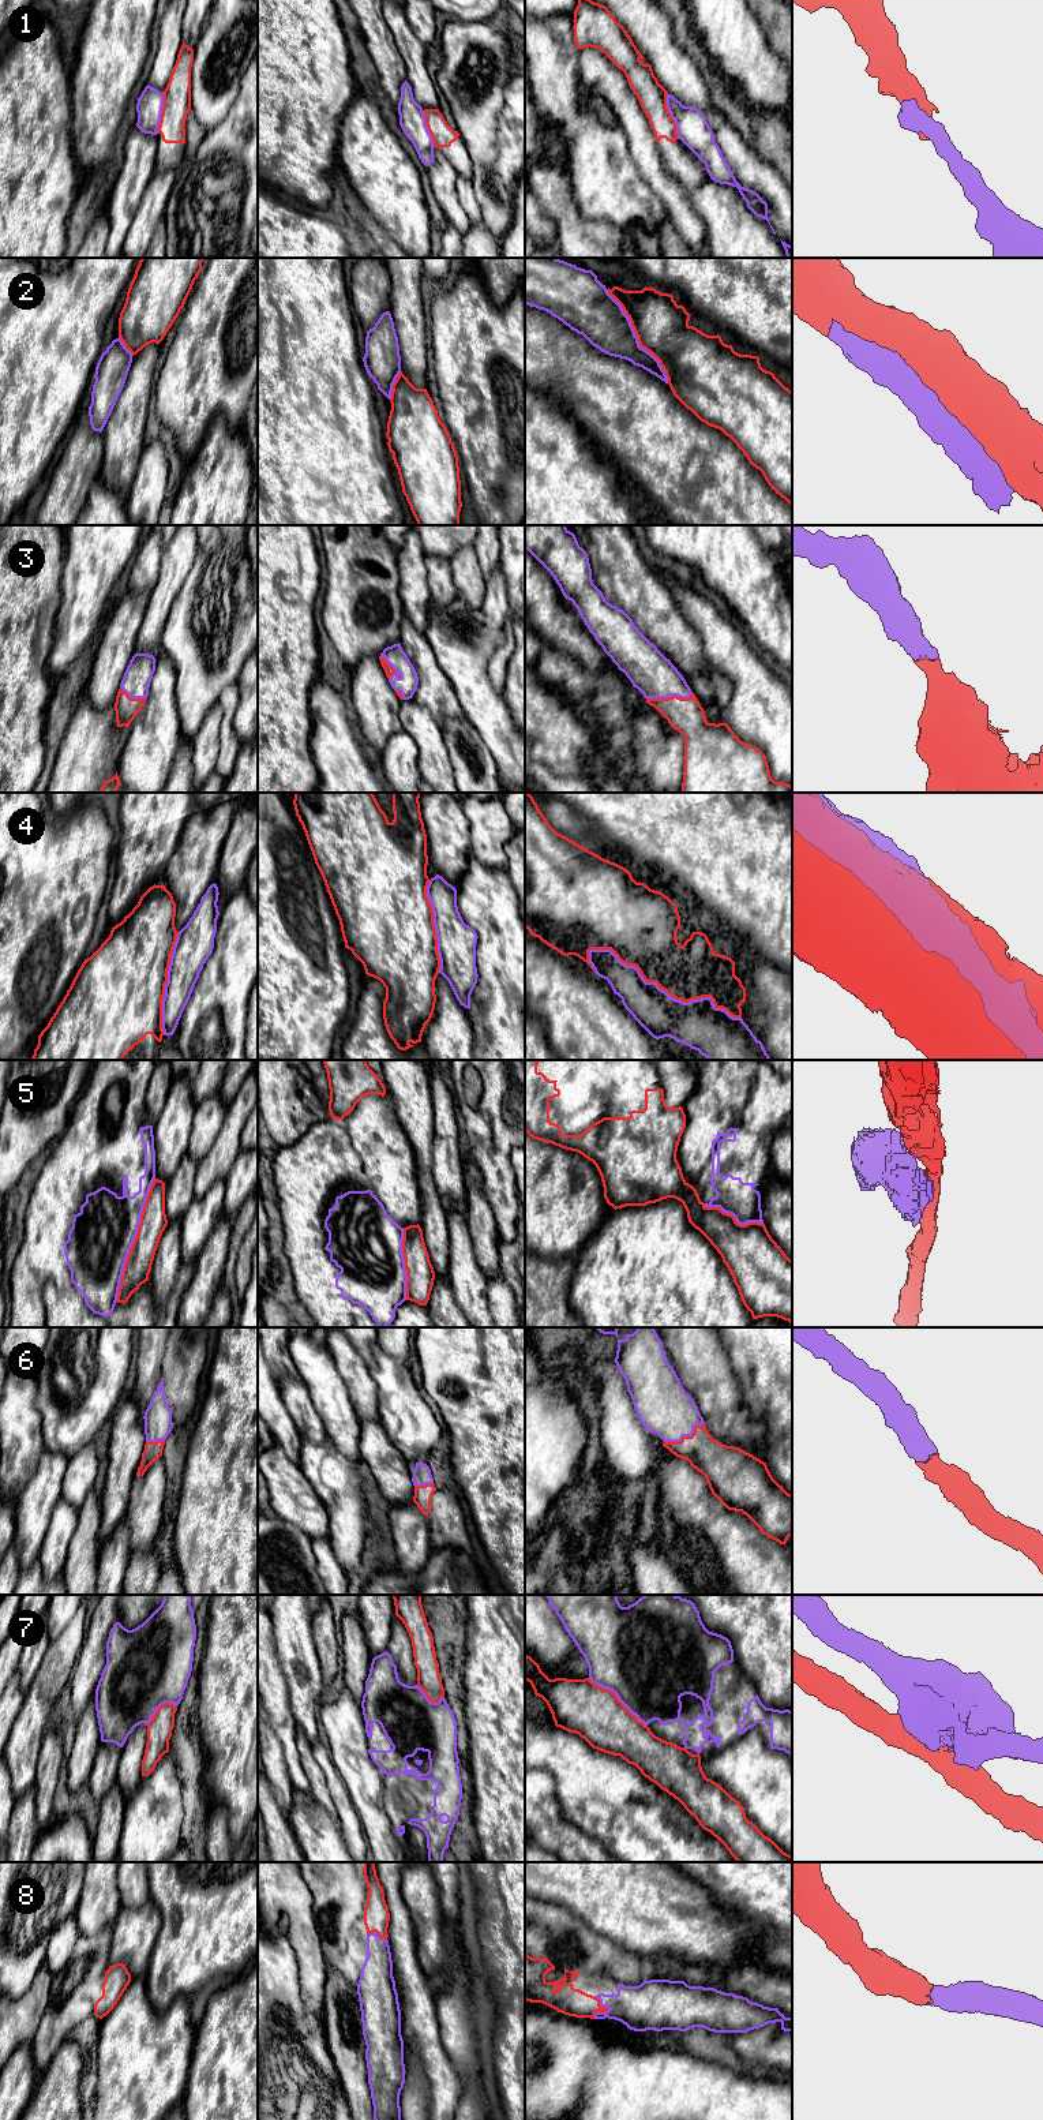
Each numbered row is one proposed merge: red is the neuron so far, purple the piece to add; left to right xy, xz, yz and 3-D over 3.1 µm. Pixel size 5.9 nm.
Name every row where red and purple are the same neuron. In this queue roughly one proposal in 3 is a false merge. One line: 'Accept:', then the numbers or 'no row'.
Accept: 3, 6, 8

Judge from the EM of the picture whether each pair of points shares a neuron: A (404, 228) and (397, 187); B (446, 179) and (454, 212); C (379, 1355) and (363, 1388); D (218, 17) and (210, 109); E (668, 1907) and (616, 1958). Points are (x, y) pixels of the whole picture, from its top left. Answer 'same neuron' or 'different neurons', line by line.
A: same neuron
B: same neuron
C: different neurons
D: same neuron
E: different neurons

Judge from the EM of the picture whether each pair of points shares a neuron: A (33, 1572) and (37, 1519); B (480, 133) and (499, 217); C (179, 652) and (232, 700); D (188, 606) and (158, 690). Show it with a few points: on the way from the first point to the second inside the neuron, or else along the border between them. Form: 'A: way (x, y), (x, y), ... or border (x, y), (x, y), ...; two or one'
A: border (37, 1559), (22, 1569); two
B: way (480, 153), (479, 187), (486, 197); one
C: border (236, 682), (222, 690), (217, 703); two
D: border (164, 651), (175, 666), (176, 686); two

